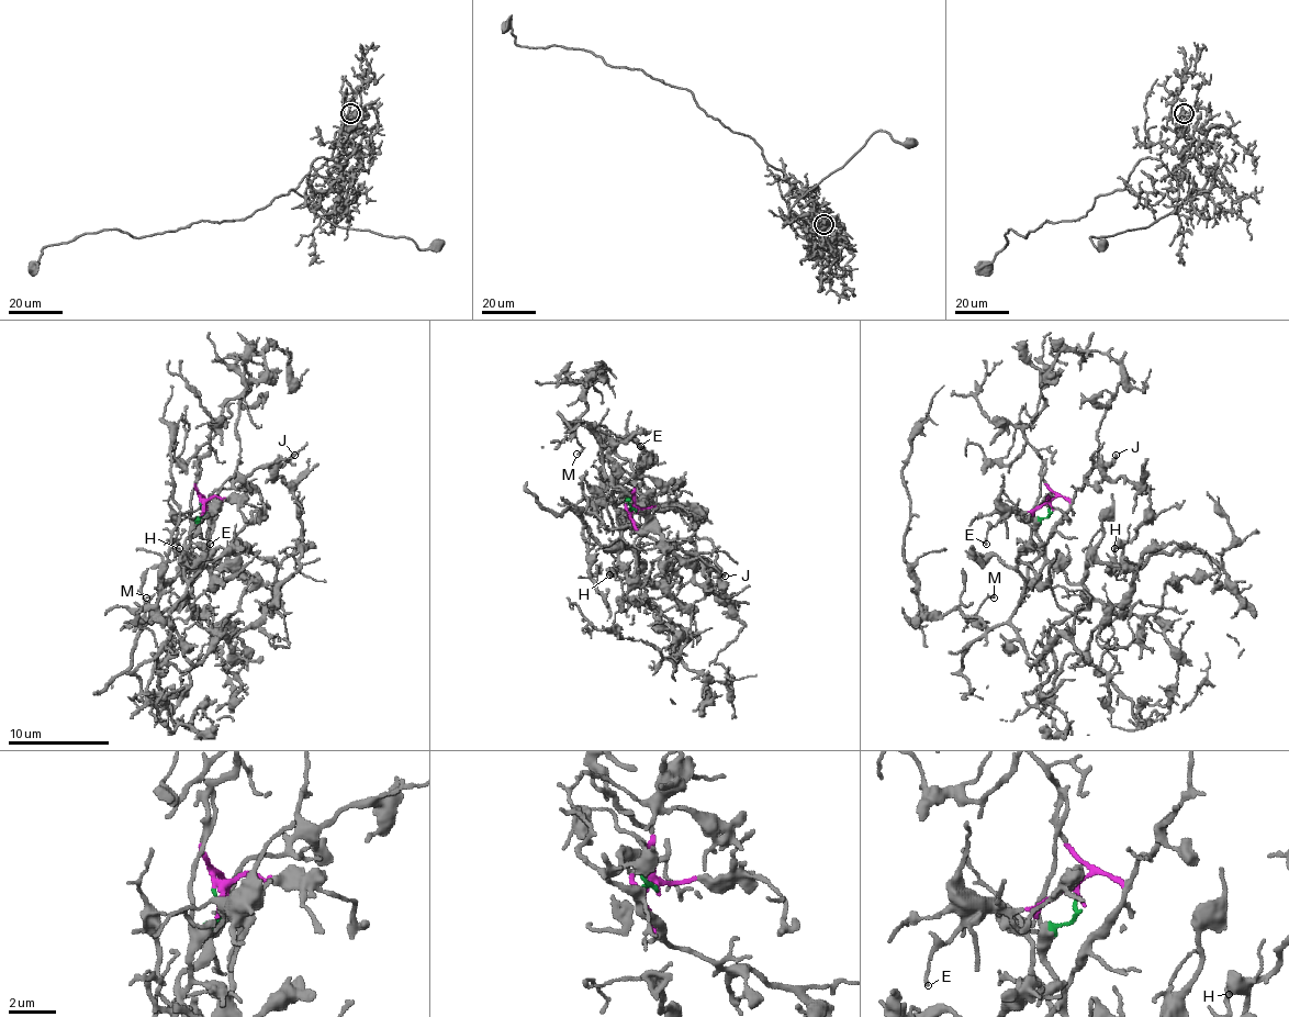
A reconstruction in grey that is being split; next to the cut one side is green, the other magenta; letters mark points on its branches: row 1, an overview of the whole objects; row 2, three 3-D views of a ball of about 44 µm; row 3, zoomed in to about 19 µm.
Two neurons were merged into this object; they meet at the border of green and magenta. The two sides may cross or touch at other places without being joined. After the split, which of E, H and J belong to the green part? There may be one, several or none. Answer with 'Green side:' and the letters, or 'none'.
Green side: H

